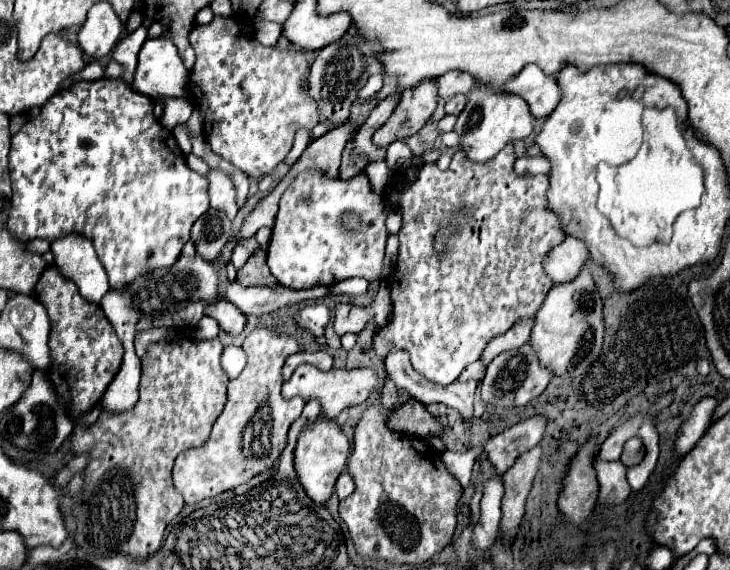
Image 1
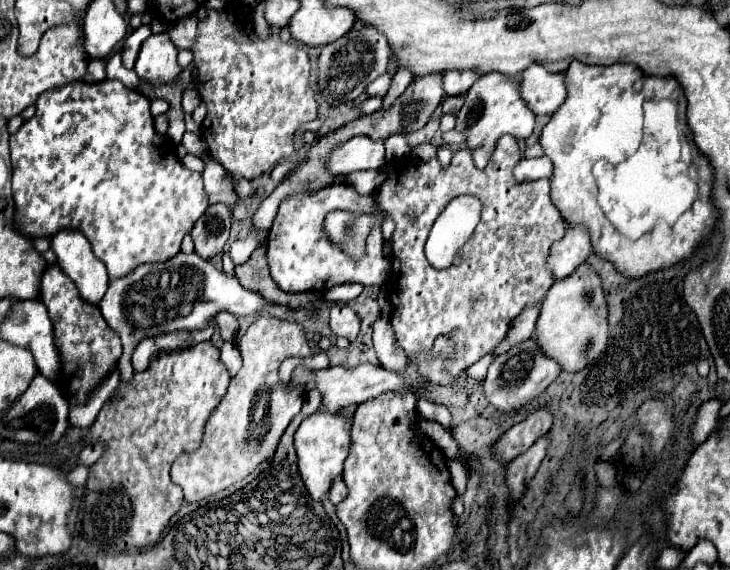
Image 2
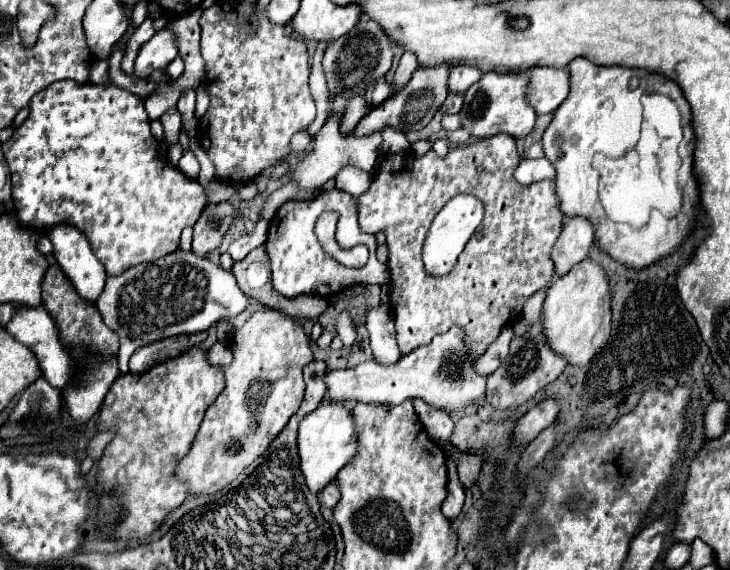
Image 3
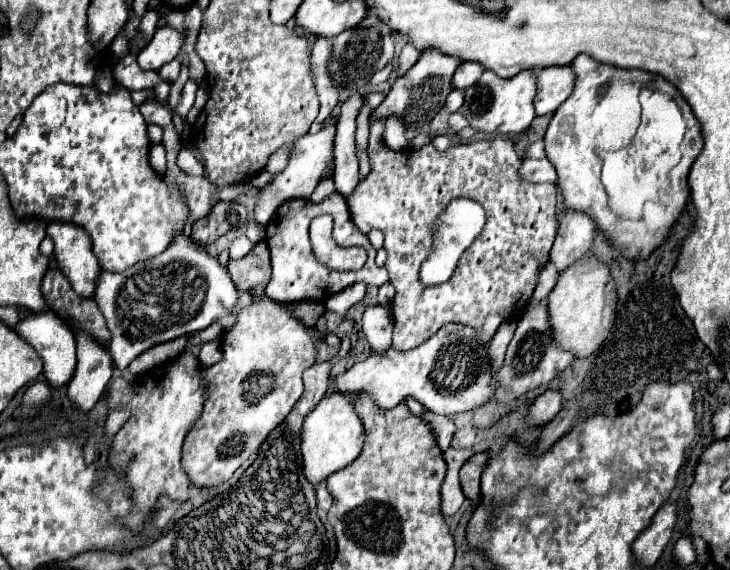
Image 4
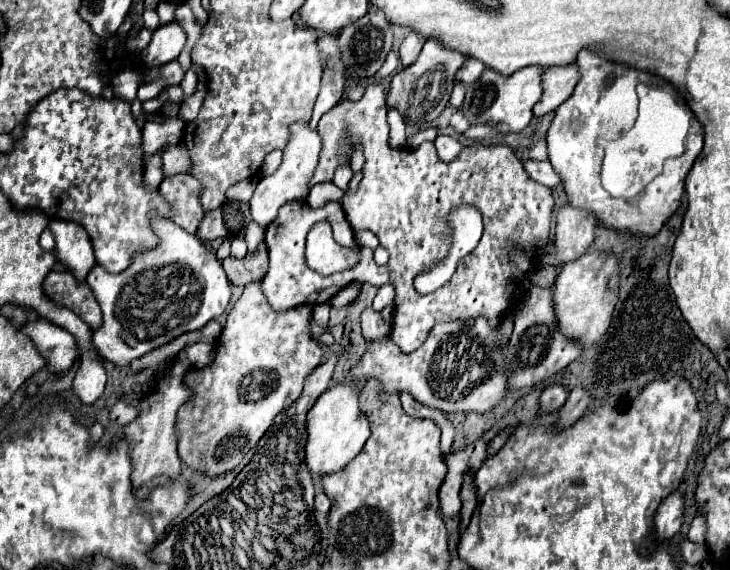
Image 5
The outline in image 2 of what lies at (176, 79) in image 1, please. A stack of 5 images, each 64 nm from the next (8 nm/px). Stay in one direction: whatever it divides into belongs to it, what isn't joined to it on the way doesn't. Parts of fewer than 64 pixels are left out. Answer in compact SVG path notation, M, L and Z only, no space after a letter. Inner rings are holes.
M162 32L162 34L152 34L140 48L140 54L138 54L138 60L136 60L136 66L134 66L134 72L138 74L138 78L142 80L142 86L140 86L140 92L144 92L144 96L148 98L164 98L168 100L170 105L168 109L169 127L166 134L172 139L175 144L180 144L183 134L186 132L183 109L181 106L182 92L174 86L178 74L180 74L180 66L176 62L176 56L178 56L178 48L170 42L170 36L168 32Z

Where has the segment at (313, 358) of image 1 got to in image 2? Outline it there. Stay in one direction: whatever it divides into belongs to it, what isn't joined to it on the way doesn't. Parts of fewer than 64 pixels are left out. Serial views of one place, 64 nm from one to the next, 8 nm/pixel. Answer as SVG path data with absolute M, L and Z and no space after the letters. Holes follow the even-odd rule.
M324 352L316 354L316 356L310 356L306 360L302 360L302 364L308 368L308 370L322 370L322 368L328 368L328 356Z

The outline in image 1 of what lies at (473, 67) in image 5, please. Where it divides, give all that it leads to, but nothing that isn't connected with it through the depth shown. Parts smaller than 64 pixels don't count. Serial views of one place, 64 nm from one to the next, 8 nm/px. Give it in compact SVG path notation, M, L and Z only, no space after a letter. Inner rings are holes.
M446 72L440 78L436 78L436 84L438 84L438 96L448 100L456 94L468 94L470 88L476 84L476 80L466 72Z

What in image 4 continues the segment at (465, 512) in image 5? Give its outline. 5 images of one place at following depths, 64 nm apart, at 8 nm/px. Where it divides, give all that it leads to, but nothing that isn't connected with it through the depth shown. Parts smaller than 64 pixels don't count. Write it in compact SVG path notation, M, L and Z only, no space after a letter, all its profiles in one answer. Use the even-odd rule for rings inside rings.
M480 452L478 456L474 456L470 462L466 462L460 470L460 482L462 482L462 492L464 496L476 504L480 500L480 472L489 459L488 452Z

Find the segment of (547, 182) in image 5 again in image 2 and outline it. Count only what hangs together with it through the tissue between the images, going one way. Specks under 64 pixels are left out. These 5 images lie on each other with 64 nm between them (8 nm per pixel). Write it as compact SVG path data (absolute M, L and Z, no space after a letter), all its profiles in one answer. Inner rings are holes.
M542 156L542 158L522 158L516 168L514 168L514 176L518 182L530 182L530 180L538 180L538 178L552 178L552 162Z

